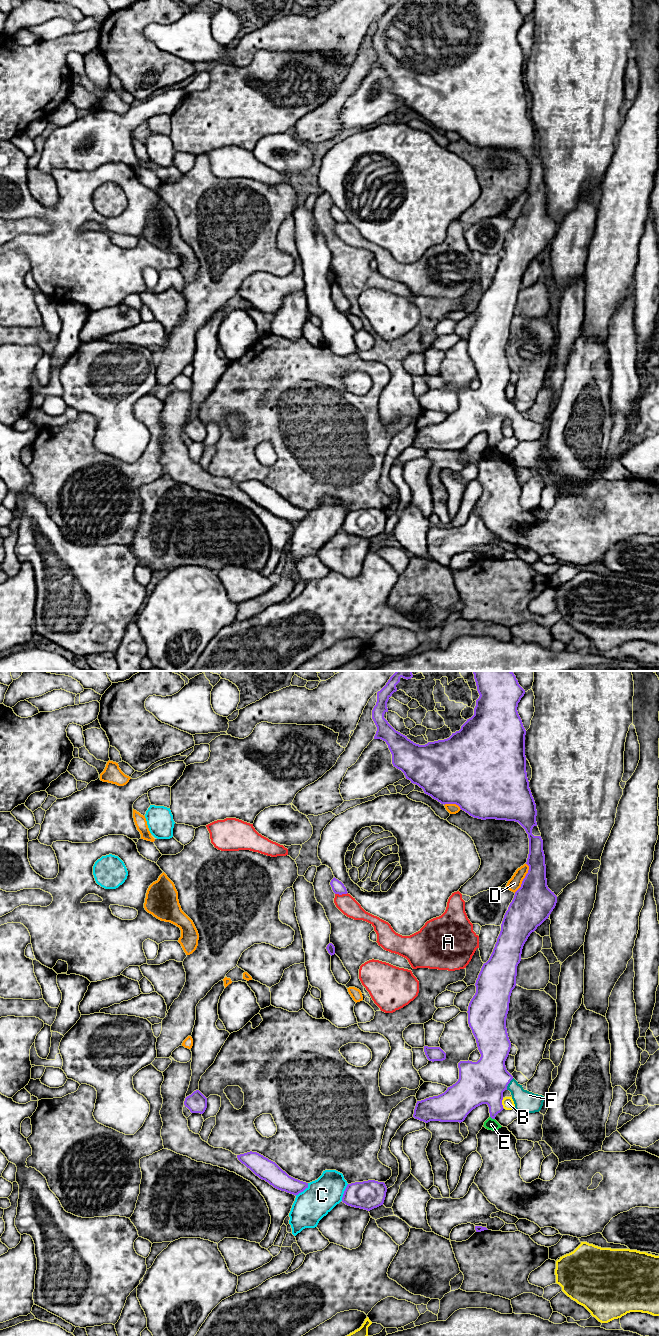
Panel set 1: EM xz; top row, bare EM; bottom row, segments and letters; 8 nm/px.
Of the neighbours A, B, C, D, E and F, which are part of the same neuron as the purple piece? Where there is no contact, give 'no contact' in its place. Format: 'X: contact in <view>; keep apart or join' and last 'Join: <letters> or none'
A: contact in xz; keep apart
B: contact in xz; keep apart
C: contact in xz; keep apart
D: contact in xz; keep apart
E: contact in xz; keep apart
F: contact in xz; join
Join: F

